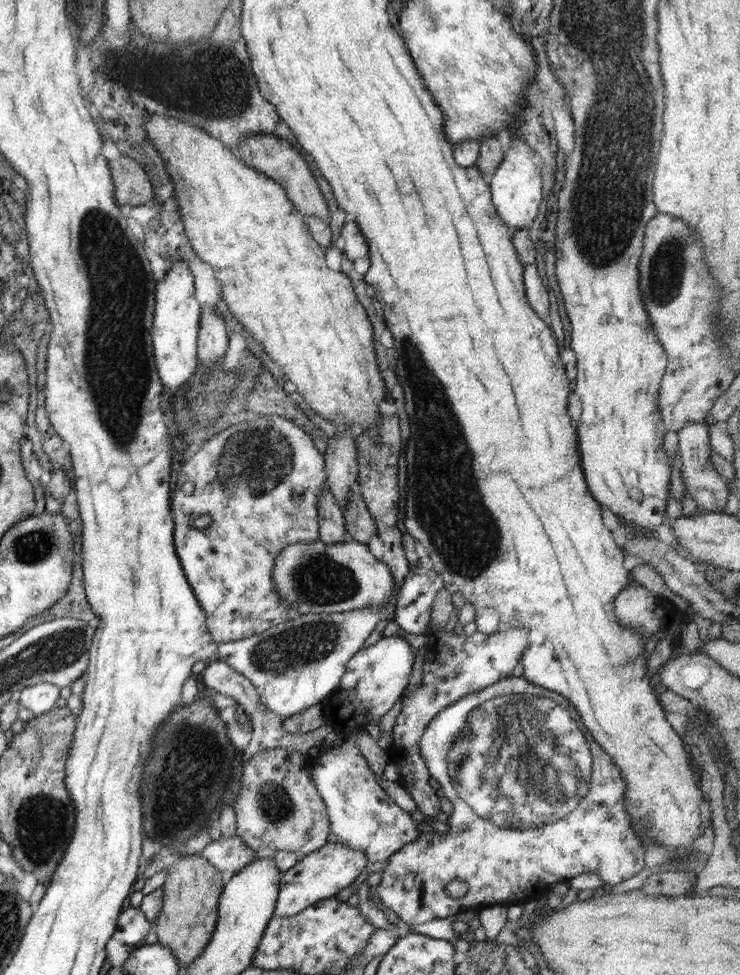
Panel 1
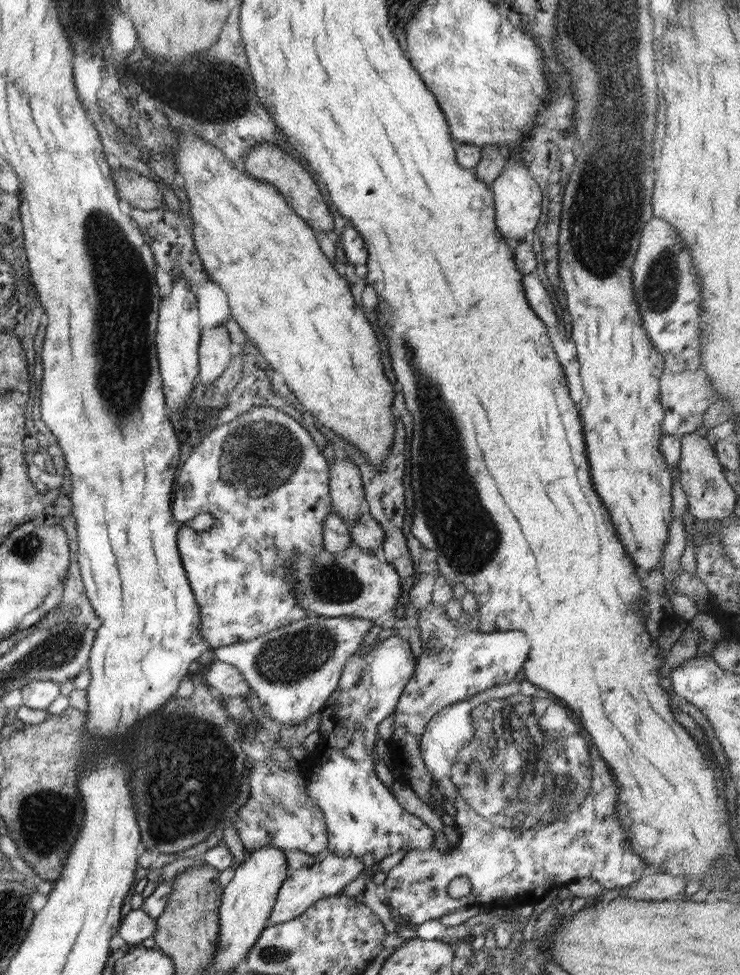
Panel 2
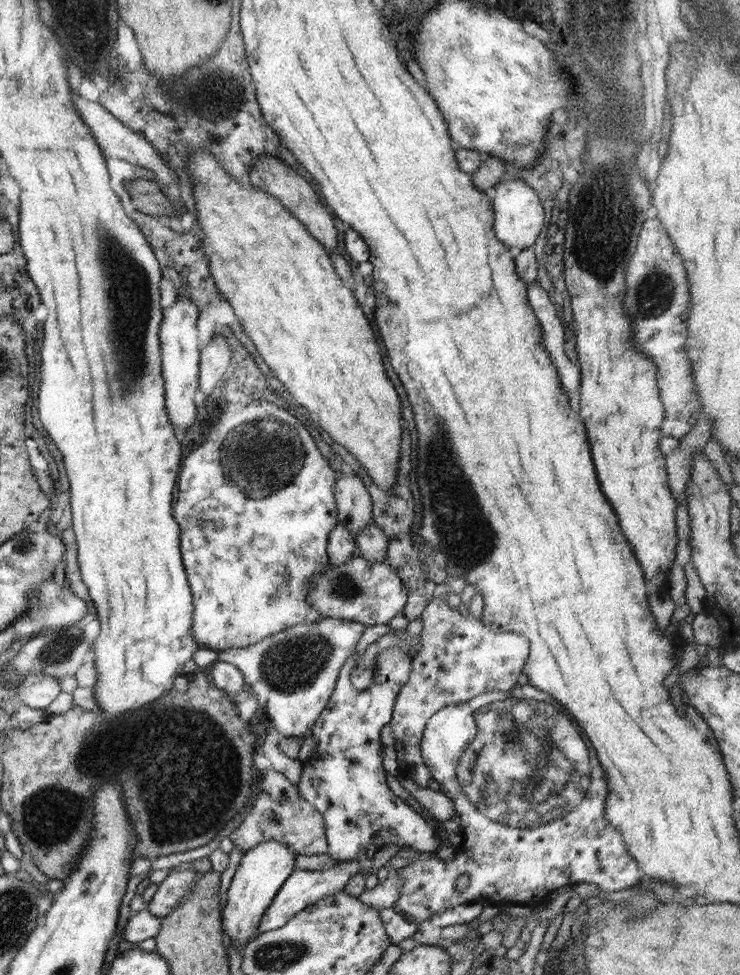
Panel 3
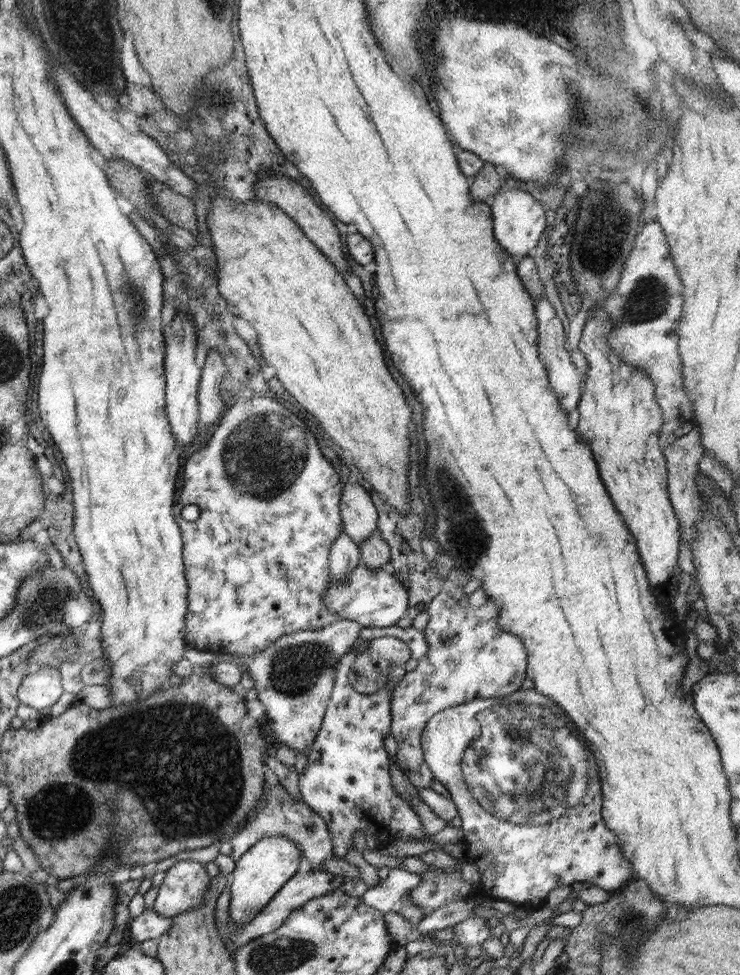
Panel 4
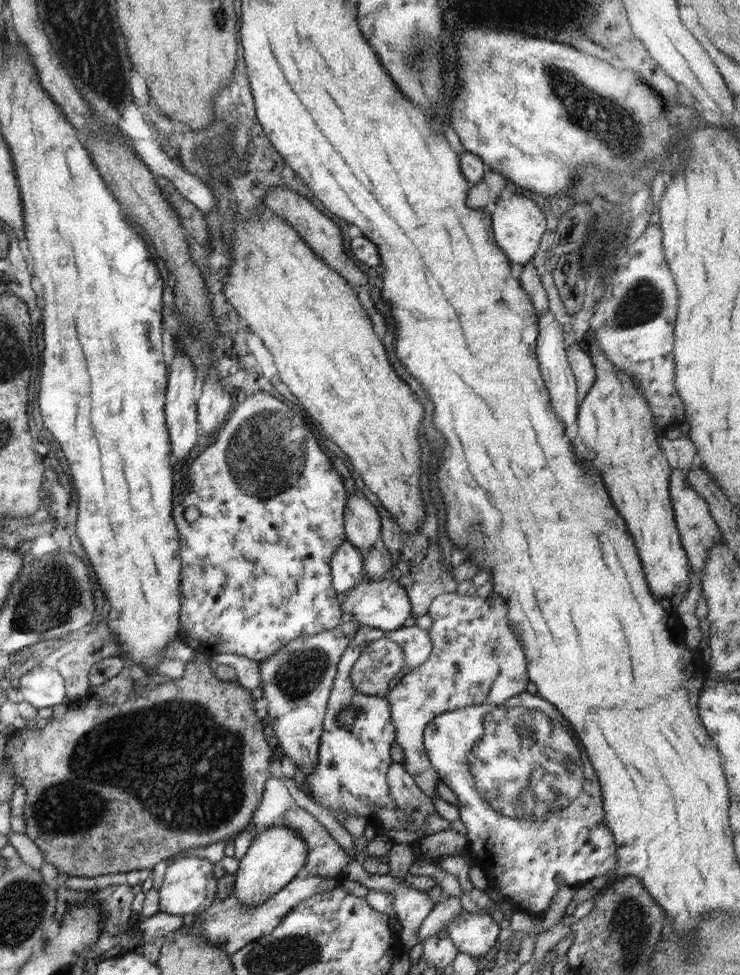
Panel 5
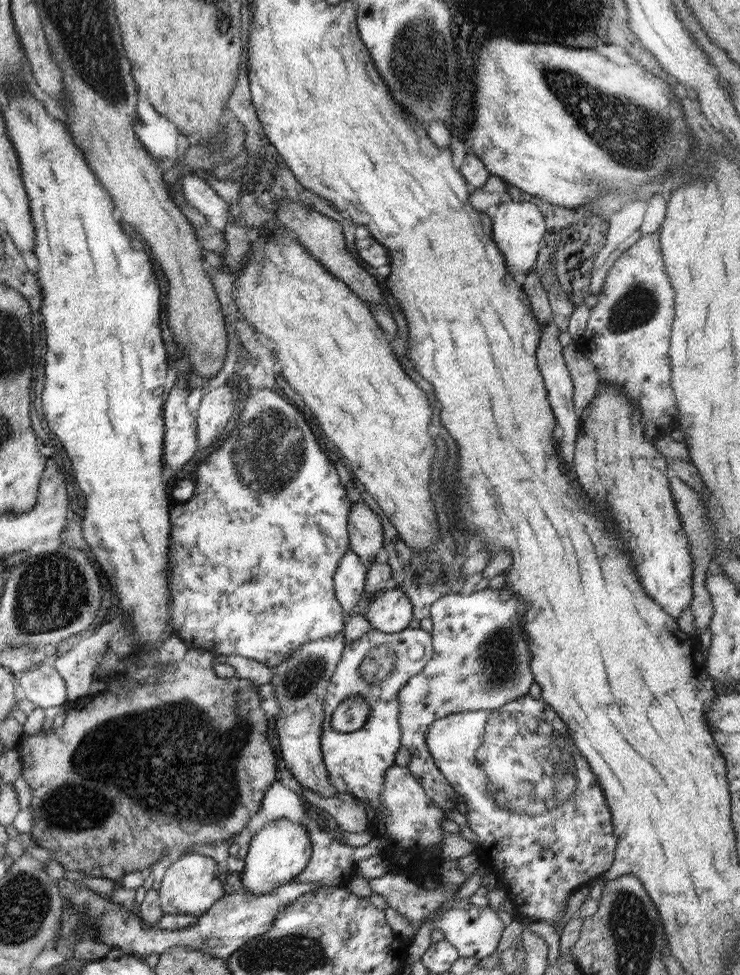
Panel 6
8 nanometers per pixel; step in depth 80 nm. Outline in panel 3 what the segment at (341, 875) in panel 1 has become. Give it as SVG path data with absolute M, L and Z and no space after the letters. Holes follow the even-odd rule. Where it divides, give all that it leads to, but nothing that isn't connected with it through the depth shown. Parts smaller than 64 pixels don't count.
M358 860L341 861L333 867L326 870L307 870L302 872L293 872L278 890L274 901L268 907L268 910L261 918L260 926L255 934L262 934L266 931L276 930L284 926L295 914L302 912L307 906L314 904L322 898L326 899L331 895L343 892L344 886L348 880L360 871Z

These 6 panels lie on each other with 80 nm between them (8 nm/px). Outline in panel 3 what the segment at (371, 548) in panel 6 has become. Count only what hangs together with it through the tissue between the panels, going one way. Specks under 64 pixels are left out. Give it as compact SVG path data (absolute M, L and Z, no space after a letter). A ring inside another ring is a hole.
M346 467L337 472L339 477L334 483L333 493L337 508L338 520L352 533L356 534L369 522L373 522L372 497L364 481L352 470Z

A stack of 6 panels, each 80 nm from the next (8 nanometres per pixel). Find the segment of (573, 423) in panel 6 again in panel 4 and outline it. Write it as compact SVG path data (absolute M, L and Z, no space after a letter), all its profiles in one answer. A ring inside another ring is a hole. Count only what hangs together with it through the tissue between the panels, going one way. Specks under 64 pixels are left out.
M544 296L537 301L534 301L535 315L537 316L538 342L537 349L540 353L540 358L544 366L547 368L547 375L549 376L549 386L554 389L557 394L559 403L563 406L566 414L570 413L576 408L576 404L580 400L583 391L583 374L579 368L572 362L571 354L564 347L564 333L567 332L563 326L563 322L557 315L553 304Z

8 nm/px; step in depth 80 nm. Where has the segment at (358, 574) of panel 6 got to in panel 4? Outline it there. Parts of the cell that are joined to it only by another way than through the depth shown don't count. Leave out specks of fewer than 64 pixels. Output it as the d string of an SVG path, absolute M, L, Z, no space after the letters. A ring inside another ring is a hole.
M340 533L332 543L329 552L329 569L332 585L345 581L350 571L361 562L359 544L346 533Z

